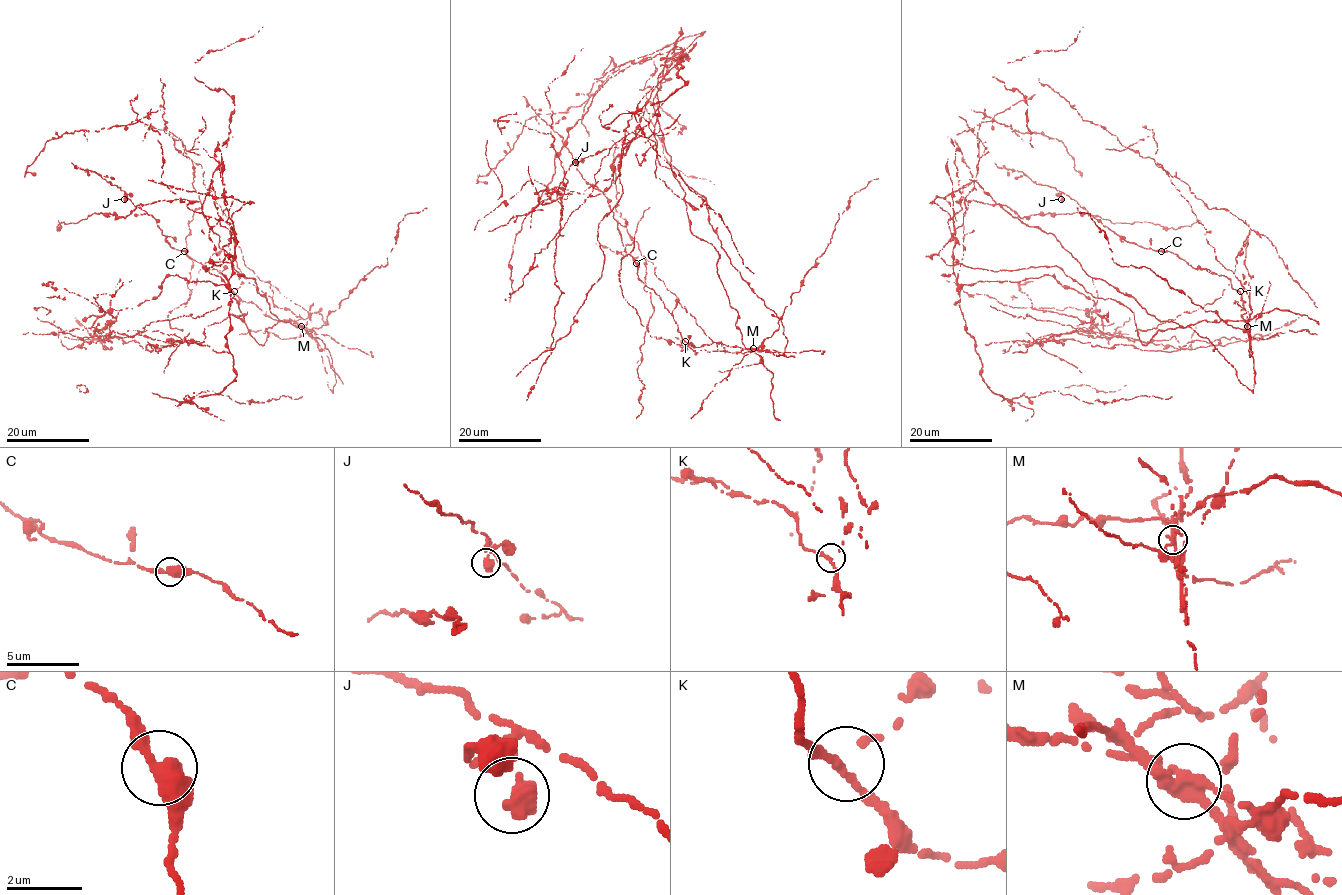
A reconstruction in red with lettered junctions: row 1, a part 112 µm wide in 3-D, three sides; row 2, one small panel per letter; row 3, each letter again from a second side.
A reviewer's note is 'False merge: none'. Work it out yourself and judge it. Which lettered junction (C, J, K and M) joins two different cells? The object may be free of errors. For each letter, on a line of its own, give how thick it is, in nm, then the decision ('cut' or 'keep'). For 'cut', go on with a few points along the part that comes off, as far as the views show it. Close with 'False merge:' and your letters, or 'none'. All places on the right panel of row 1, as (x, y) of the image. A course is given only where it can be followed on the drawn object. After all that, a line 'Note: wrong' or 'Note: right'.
C: 400 nm thick; keep
J: 550 nm thick; keep
K: 170 nm thick; keep
M: 320 nm thick; cut; foreign part runs (1247, 326), (1144, 345), (1057, 266), (953, 263), (1052, 275), (1122, 338), (1246, 341), (1035, 340), (1108, 312)
False merge: M
Note: wrong

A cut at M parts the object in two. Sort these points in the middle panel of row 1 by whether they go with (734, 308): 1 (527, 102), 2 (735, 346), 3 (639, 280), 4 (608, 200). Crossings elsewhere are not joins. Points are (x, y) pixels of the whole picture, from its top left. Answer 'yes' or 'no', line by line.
1: no
2: no
3: no
4: no

